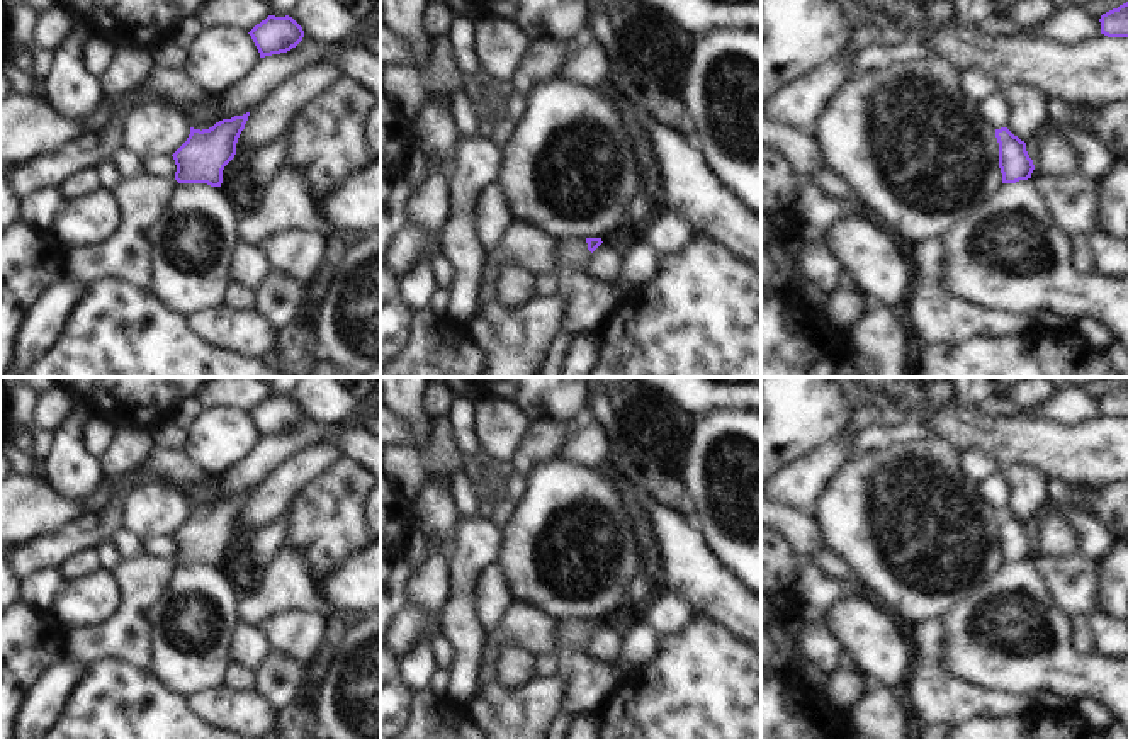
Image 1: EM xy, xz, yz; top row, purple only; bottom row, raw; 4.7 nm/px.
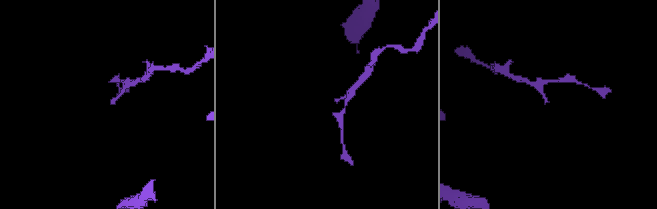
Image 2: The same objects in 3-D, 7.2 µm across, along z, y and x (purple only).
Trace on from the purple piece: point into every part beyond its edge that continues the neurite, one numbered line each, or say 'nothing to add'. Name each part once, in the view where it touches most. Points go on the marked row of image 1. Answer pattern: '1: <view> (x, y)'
nothing to add

